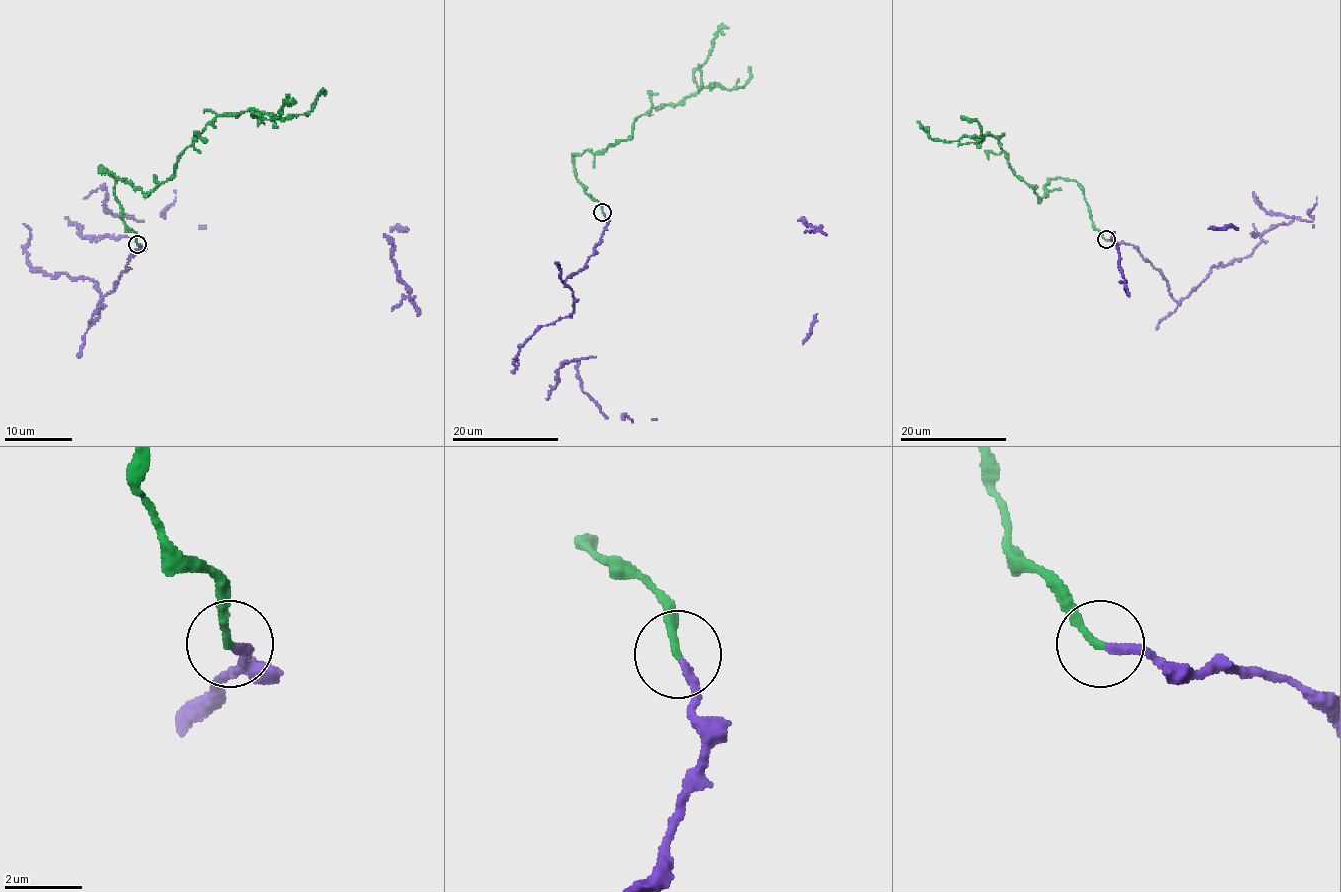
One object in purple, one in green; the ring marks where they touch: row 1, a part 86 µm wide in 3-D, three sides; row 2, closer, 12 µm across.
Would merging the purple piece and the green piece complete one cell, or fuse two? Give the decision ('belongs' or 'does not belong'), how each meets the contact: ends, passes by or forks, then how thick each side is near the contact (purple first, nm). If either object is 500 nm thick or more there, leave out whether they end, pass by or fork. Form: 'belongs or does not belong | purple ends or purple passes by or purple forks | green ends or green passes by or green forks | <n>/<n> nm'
belongs | purple ends | green ends | 200/190 nm

